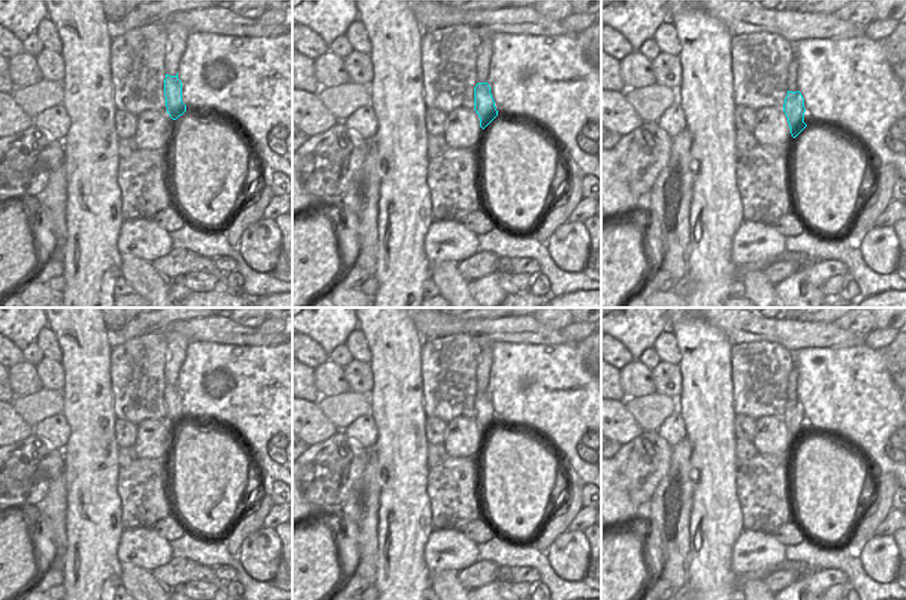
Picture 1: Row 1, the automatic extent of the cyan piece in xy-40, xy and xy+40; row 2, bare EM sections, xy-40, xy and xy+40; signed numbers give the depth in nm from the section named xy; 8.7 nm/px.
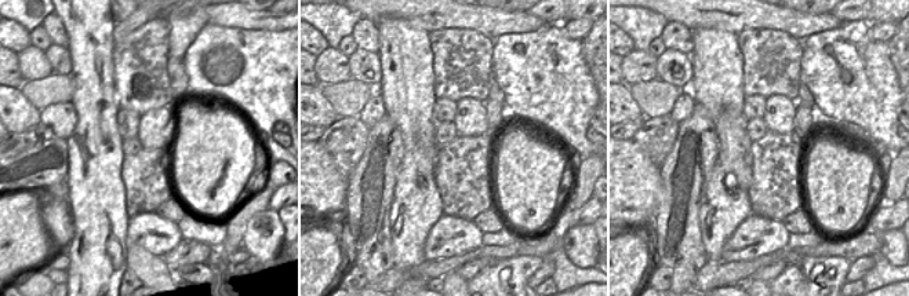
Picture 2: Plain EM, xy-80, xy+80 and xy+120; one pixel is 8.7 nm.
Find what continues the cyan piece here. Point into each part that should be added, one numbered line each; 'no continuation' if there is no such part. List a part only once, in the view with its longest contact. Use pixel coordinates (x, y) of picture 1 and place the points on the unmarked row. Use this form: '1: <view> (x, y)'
no continuation

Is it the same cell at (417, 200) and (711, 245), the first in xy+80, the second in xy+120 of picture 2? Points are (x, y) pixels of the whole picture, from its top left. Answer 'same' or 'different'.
same

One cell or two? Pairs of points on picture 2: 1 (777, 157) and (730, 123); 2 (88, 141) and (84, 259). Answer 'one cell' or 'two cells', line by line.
1: two cells
2: one cell

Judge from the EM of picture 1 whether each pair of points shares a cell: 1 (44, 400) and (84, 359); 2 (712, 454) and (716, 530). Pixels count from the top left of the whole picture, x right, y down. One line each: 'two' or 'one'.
1: two
2: one

